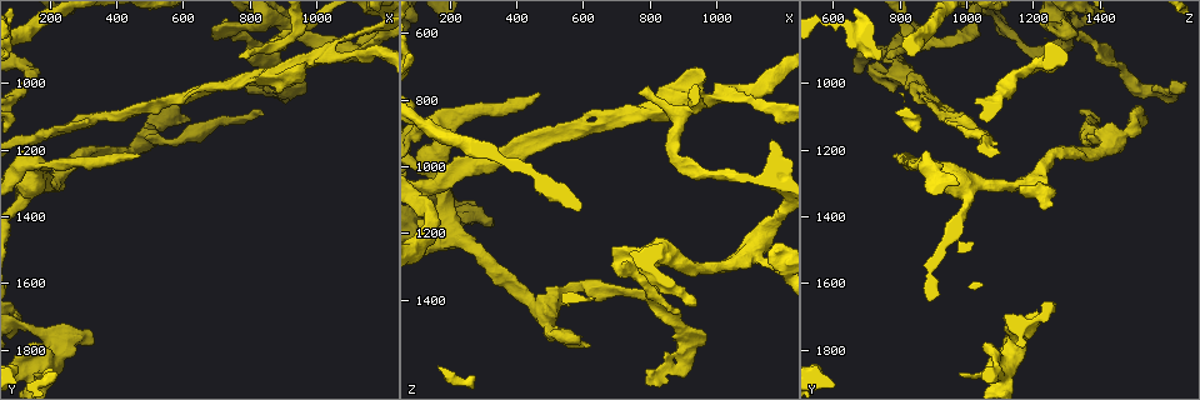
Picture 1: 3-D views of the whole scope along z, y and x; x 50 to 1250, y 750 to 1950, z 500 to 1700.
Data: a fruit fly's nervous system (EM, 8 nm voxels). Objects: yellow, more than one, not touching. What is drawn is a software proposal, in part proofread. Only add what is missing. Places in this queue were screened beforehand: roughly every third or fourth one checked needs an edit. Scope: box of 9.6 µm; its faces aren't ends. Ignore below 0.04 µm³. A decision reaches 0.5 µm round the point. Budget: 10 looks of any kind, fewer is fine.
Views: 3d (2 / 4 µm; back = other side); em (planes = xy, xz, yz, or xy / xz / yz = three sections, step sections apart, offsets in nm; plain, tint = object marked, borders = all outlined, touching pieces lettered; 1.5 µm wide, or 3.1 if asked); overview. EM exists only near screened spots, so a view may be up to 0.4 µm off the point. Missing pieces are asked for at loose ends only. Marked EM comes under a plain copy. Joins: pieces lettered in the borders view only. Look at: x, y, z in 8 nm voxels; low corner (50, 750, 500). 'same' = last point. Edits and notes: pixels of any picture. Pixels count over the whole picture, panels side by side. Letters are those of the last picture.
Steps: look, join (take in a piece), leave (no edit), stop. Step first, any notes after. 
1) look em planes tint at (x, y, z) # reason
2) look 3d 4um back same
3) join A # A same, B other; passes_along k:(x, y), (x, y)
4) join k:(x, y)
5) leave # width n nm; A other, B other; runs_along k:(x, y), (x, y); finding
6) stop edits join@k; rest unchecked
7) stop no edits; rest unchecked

look em planes tint at (840, 1000, 1570) # an open end

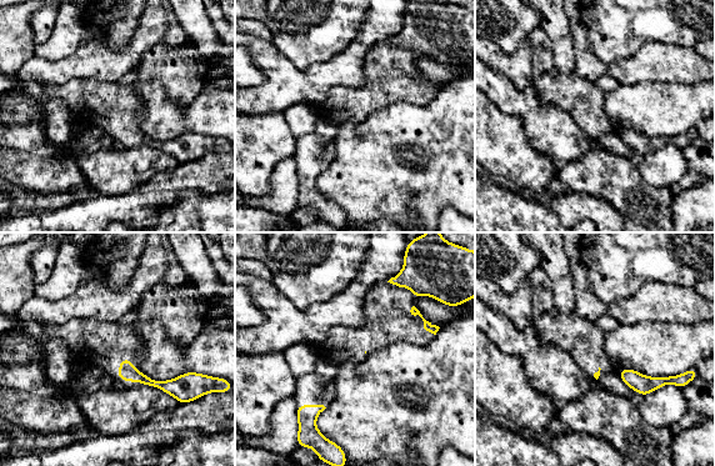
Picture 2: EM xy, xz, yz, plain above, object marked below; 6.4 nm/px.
look em planes borders same # see the neighbours

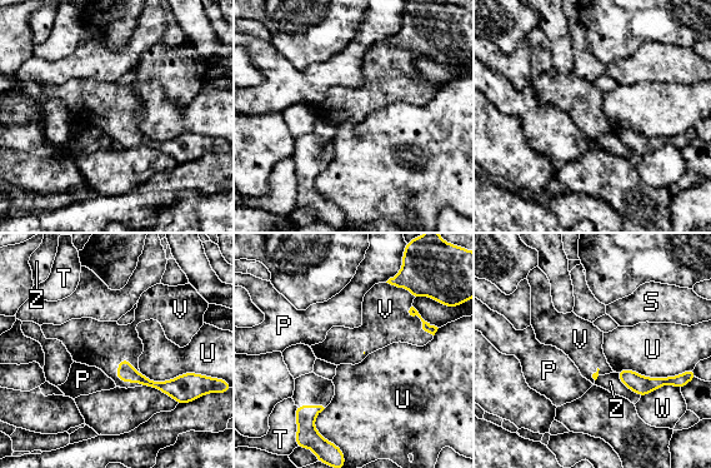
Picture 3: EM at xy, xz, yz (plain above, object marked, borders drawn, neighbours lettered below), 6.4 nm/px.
join V # P other, S other, T other, U other, V same, W other, Z other; passes_along 3:(125, 371), (119, 379), (103, 344); the neuron continues

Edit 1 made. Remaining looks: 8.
look overview

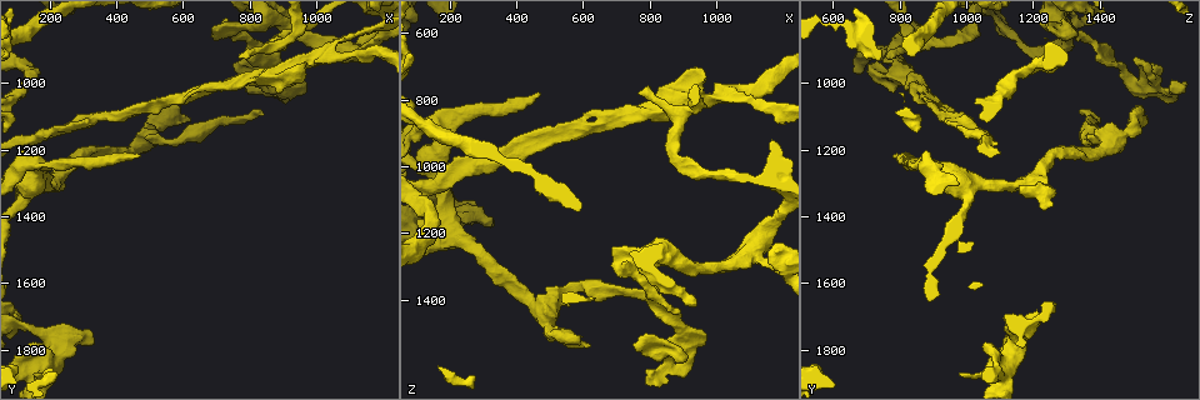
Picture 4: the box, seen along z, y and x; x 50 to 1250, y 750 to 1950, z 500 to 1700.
look 3d 2um at (630, 1110, 1540) # free end

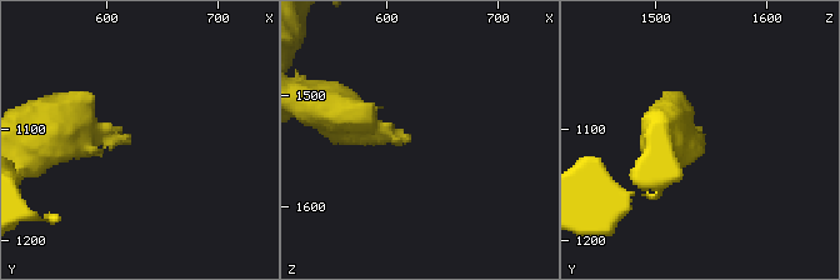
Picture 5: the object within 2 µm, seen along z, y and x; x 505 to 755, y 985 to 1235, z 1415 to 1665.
look em 3.1um planes borders at (622, 1108, 1540) # shape alone is not enough

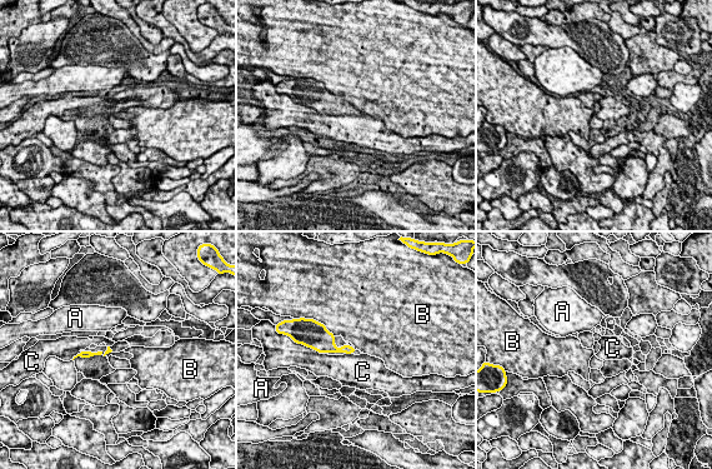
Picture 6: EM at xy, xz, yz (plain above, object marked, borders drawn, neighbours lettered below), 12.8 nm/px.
leave # A other, B other, C other; runs_along 6:(109, 350), (95, 354), (80, 354); no lettered piece goes on from it

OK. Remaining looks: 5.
look 3d 4um at (830, 1080, 1340) # tapers out

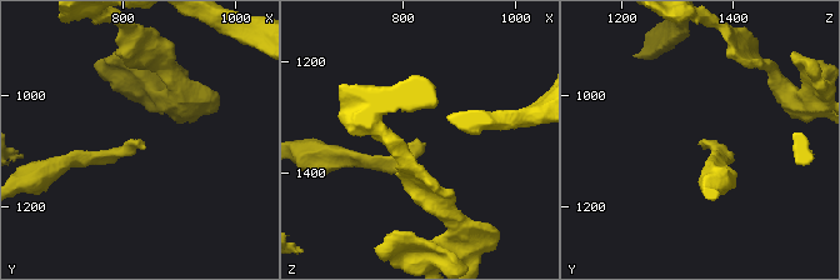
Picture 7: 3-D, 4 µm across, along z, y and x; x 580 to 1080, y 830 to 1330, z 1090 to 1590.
look em planes tint at (825, 1085, 1335)

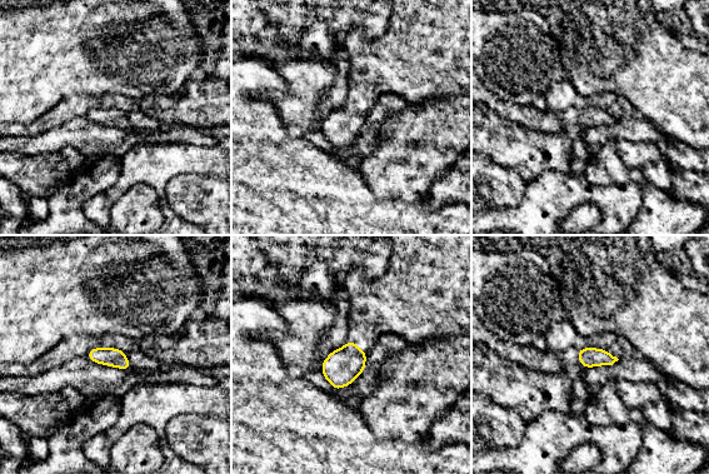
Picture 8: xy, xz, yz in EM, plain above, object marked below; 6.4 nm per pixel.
look em planes borders same # what lies round it

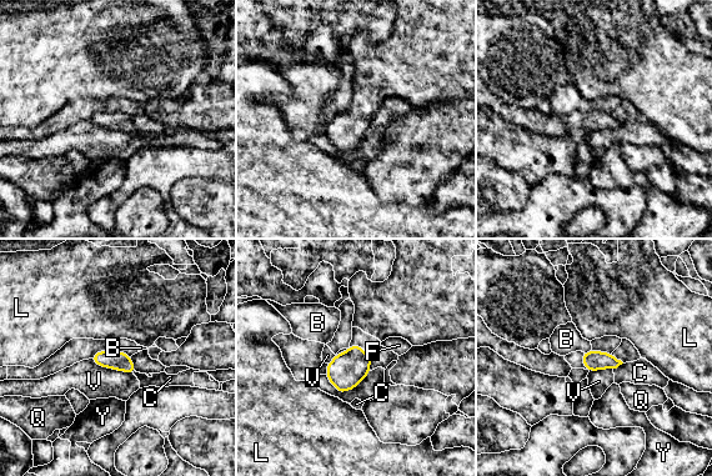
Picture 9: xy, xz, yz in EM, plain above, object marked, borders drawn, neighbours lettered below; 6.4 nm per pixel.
leave # B other, C other, F other, L other, Q other, V other, Y other; no lettered piece goes on from it

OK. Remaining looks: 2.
stop edits join@3; rest unchecked

